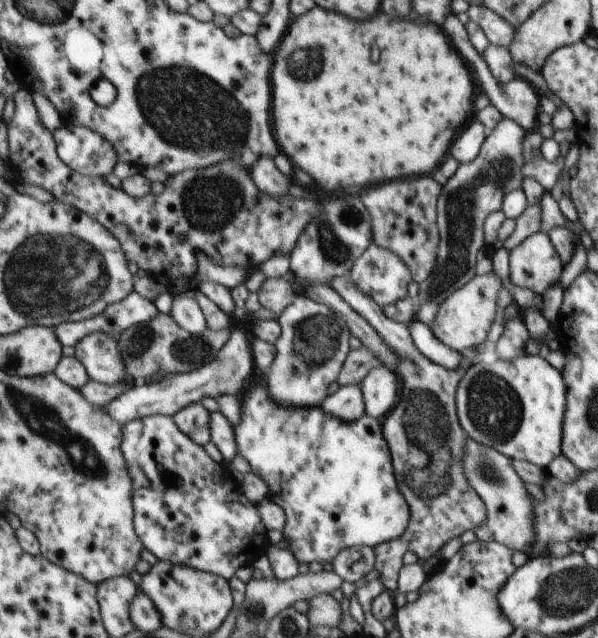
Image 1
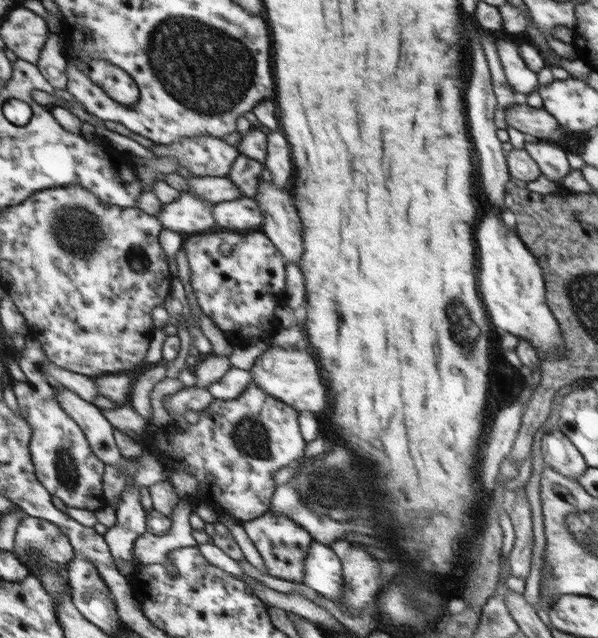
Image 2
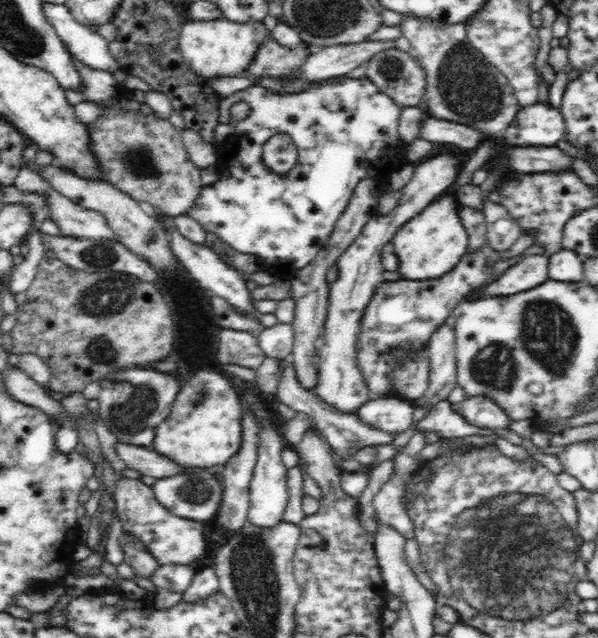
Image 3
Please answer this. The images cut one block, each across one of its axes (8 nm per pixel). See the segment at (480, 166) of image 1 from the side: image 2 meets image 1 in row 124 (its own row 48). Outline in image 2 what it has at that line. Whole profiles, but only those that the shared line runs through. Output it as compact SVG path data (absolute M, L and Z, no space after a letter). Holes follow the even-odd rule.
M496 40L497 57L501 63L507 84L519 94L527 95L538 87L536 72L529 70L524 60L519 58L515 41Z

